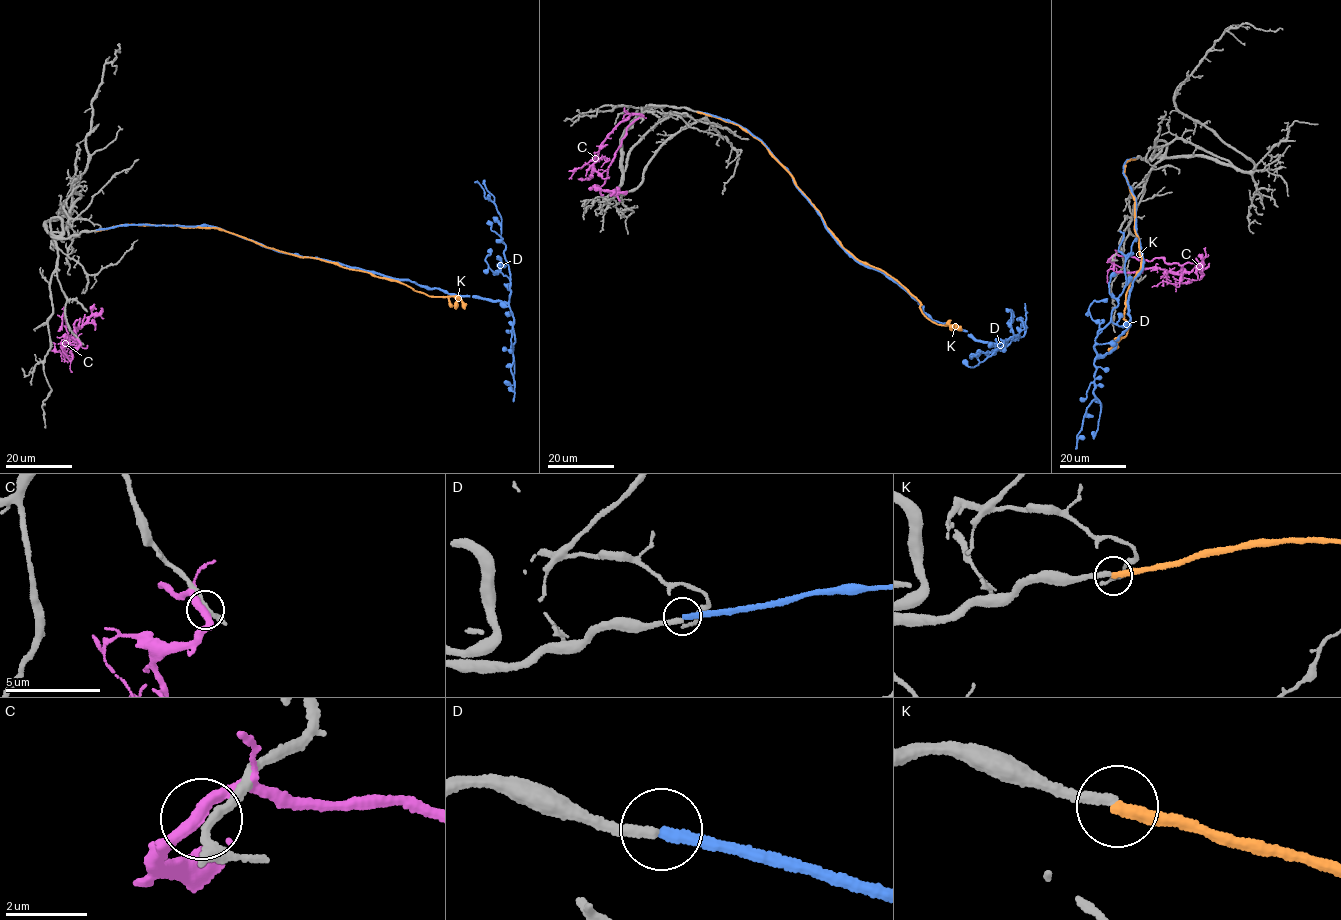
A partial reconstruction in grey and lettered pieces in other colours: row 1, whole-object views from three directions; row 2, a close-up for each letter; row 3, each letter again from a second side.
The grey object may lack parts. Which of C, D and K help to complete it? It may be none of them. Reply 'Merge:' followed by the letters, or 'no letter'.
Merge: D

